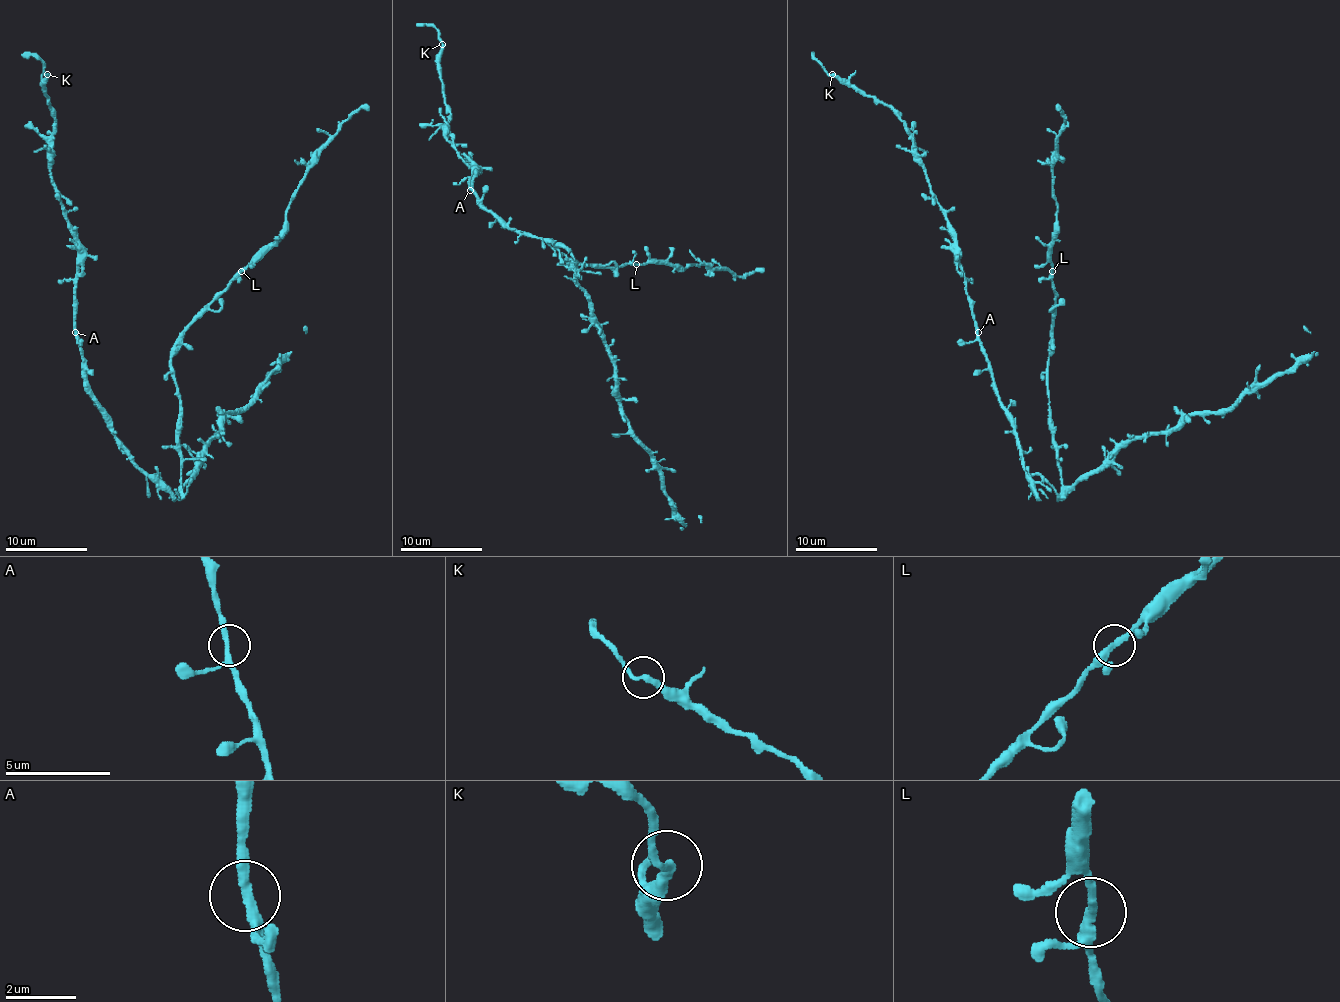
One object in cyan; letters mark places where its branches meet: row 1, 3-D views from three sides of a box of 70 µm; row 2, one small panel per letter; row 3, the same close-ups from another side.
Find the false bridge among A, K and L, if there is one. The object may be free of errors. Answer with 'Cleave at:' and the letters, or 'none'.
Cleave at: none

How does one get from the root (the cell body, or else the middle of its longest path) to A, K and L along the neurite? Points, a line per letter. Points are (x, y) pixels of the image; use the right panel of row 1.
A: (1025, 469), (1013, 416), (998, 398), (992, 381), (992, 369), (978, 332)
K: (1025, 469), (1013, 416), (998, 398), (978, 337), (956, 233), (931, 190), (915, 139), (888, 107), (831, 74)
L: (1025, 469), (1037, 491), (1047, 497), (1061, 493), (1061, 467), (1047, 387), (1051, 308), (1055, 304), (1051, 271)

